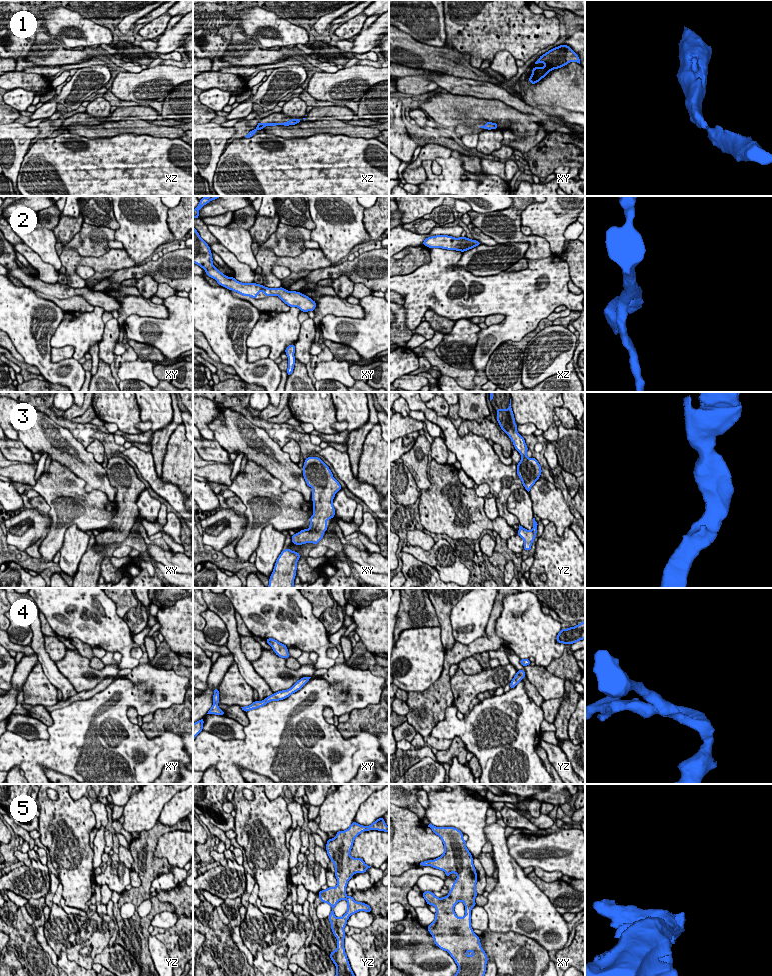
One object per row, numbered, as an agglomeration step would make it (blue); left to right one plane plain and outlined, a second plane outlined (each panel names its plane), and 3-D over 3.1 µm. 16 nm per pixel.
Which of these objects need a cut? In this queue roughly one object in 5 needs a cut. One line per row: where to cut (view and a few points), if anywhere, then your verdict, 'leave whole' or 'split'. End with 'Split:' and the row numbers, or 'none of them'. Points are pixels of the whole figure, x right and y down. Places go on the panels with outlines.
1: cut none; leave whole
2: cut none; leave whole
3: cut none; leave whole
4: cut none; leave whole
5: cut none; leave whole
Split: none of them

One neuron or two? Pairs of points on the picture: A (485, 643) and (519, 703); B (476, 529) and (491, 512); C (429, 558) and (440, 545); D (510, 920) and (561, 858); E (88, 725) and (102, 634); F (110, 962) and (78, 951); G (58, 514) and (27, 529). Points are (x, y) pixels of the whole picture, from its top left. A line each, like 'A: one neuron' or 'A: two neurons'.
A: two neurons
B: two neurons
C: one neuron
D: two neurons
E: one neuron
F: two neurons
G: two neurons

